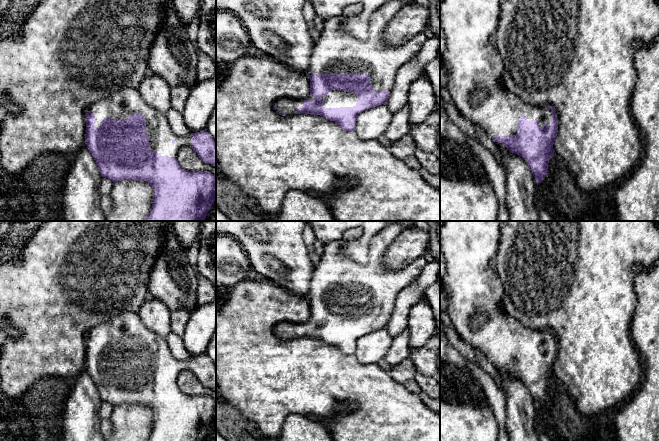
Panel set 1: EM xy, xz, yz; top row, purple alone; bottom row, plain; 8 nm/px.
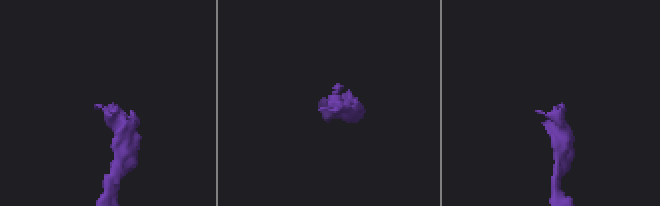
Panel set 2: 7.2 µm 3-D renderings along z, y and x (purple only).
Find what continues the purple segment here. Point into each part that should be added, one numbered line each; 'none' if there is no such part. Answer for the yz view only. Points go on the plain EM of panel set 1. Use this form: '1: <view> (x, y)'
1: yz (471, 285)

